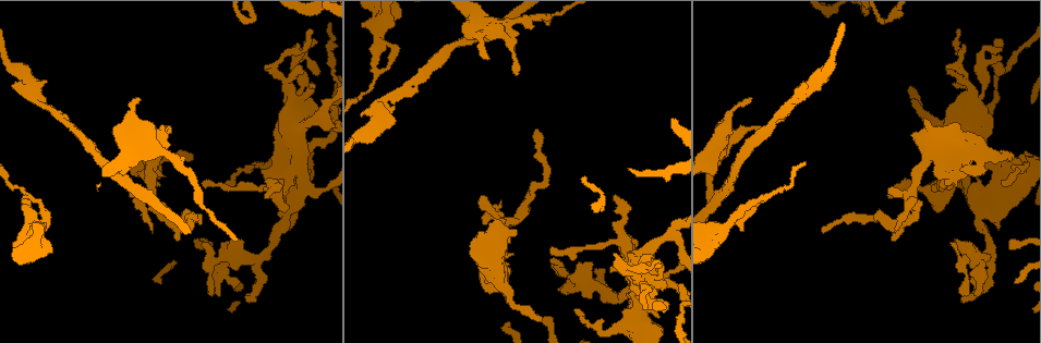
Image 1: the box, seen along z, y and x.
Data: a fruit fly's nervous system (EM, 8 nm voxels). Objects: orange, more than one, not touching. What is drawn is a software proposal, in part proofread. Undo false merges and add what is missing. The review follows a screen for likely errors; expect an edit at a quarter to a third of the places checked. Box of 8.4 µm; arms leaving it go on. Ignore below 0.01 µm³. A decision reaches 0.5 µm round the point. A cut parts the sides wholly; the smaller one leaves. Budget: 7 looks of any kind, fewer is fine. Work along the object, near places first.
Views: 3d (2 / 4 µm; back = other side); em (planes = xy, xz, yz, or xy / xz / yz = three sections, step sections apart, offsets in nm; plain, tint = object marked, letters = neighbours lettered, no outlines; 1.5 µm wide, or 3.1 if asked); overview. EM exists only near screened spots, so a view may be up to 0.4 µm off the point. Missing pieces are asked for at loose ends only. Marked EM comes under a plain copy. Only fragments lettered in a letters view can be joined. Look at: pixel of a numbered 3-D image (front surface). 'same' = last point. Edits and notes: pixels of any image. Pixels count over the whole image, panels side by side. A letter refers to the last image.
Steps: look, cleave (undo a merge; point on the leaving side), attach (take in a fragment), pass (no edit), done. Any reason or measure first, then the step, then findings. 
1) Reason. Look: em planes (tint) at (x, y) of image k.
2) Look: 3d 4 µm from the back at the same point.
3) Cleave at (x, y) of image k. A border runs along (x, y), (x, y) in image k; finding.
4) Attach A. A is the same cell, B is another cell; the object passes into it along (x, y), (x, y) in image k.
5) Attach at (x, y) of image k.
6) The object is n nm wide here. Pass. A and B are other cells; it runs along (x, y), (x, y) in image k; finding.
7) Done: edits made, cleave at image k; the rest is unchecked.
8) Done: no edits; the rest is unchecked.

Tapers out. Look: 3d 2 µm at (536, 128) of image 1.

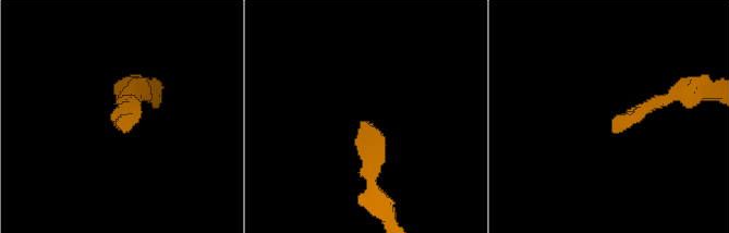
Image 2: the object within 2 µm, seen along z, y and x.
Shape alone is not enough. Look: em planes (letters) at (362, 121) of image 2.

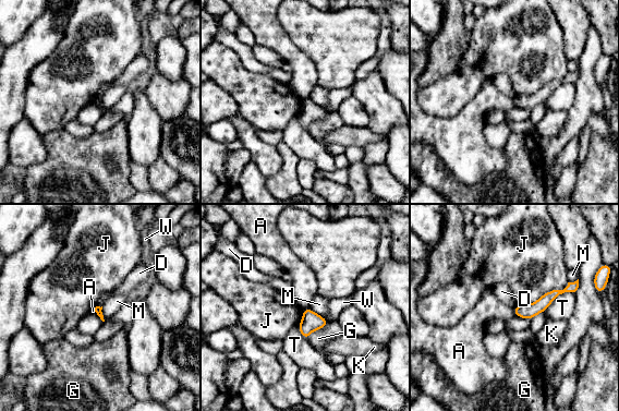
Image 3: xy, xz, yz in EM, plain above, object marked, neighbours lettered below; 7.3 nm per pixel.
The longest contact is with J, 360 nm. Pass. A, D, G, J, K, M, T and W are other cells; it runs along (574, 285), (531, 311), (517, 312) in image 3; no lettered fragment goes on from it.

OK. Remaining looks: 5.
An open end. Look: 3d 4 µm at (138, 100) of image 1.

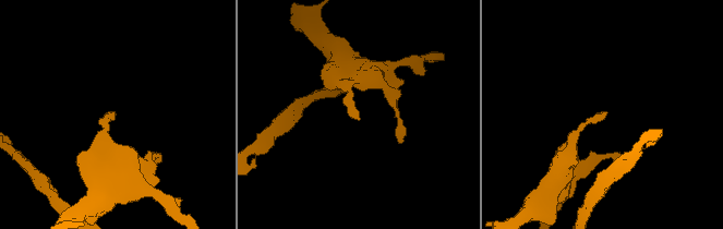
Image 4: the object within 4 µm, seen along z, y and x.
Look: em xz step 8 (tint) at (605, 111) of image 4.

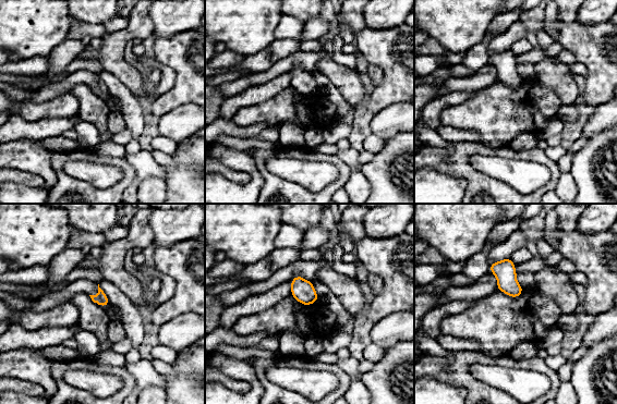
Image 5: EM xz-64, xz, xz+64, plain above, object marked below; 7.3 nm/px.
Look: em planes (letters) at the same point.

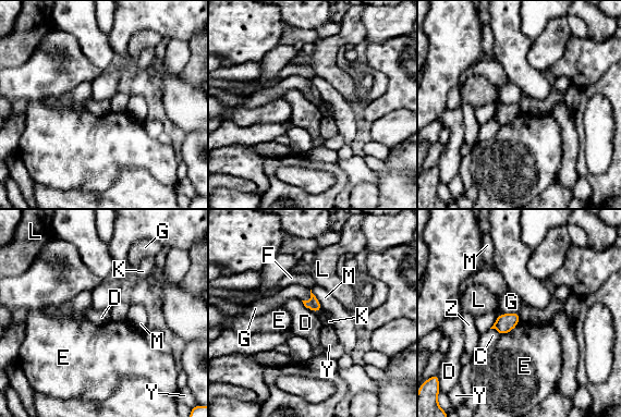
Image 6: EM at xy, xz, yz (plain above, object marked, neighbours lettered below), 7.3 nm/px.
Pass. C, D, E, F, G, K, L, M, Y and Z are other cells; a border runs along (311, 290), (311, 297), (302, 301) in image 6; none of them fits.

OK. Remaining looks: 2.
An open end. Look: em planes (letters) at (190, 158) of image 1.

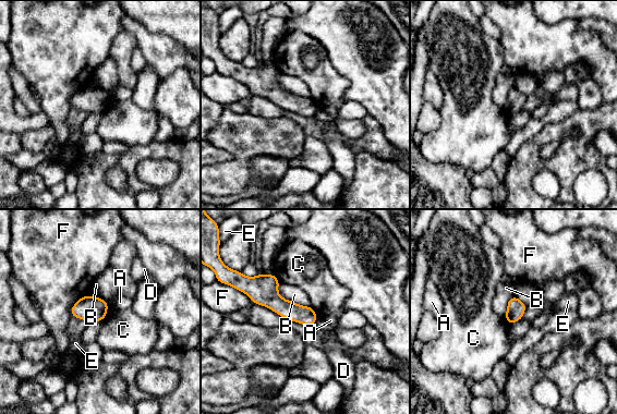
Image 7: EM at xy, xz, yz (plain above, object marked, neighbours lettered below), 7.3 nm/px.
The object is 140 nm wide here. Pass. A, B, C, D, E and F are other cells; a border runs along (108, 306), (107, 314), (103, 319) in image 7; none of them fits.

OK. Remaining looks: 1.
Done: no edits; the rest is unchecked.

